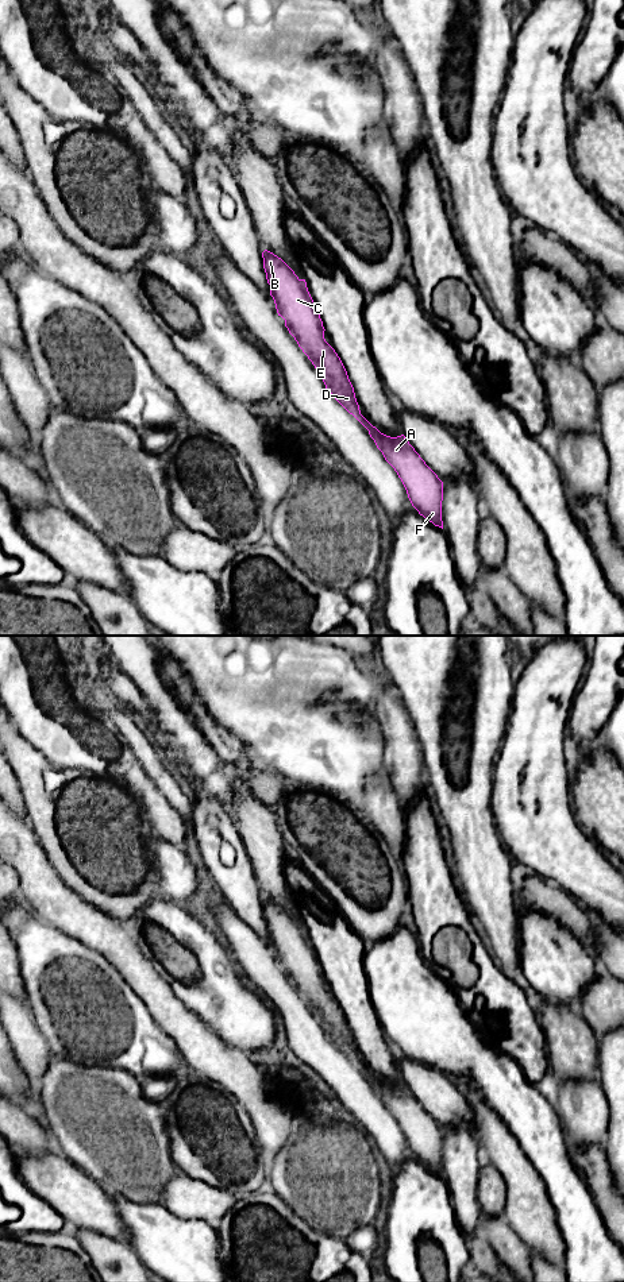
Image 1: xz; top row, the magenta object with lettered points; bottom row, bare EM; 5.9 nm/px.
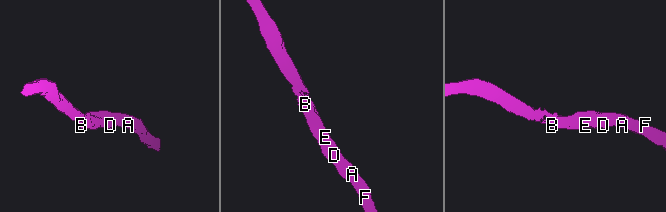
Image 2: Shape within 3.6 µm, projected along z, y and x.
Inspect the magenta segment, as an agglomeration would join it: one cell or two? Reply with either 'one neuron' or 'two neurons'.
one neuron

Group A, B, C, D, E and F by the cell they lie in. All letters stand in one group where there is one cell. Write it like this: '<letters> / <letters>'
A B C D E F

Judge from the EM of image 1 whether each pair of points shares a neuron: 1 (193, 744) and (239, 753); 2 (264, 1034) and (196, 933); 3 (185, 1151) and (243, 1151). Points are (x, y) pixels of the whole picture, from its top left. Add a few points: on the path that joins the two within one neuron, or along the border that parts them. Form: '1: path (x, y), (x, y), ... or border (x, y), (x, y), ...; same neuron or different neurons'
1: border (195, 722), (207, 742), (230, 767); different neurons
2: path (238, 1008), (207, 977), (200, 958); same neuron
3: path (200, 1150), (228, 1151); same neuron

